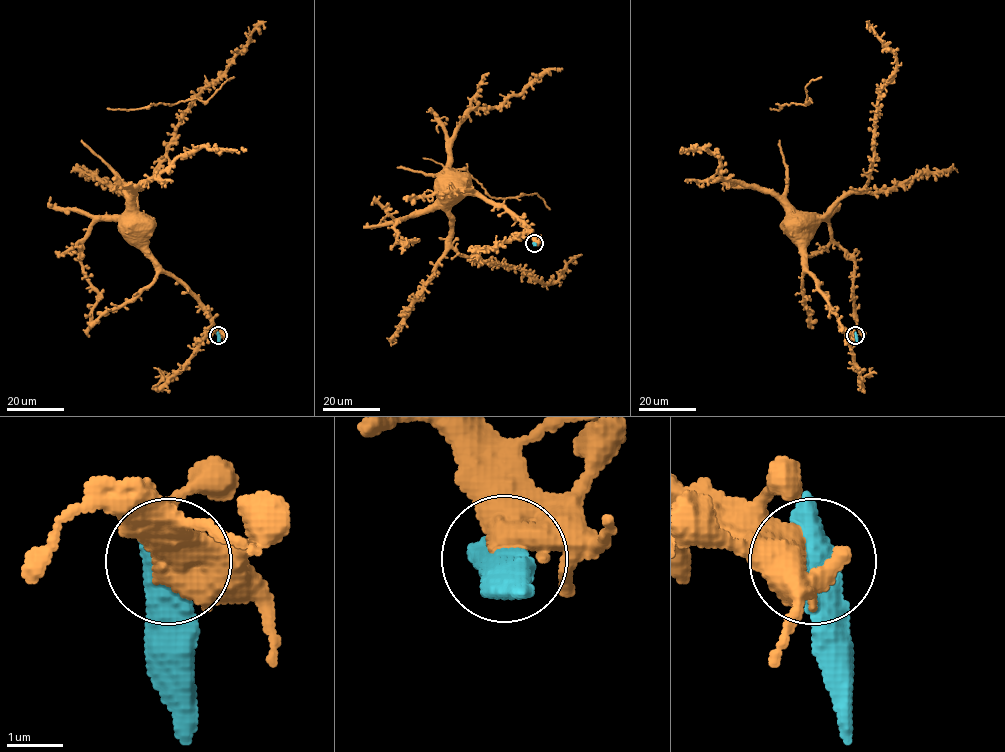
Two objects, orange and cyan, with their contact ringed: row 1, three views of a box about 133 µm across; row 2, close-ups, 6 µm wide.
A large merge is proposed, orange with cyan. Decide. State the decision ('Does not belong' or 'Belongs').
Does not belong

